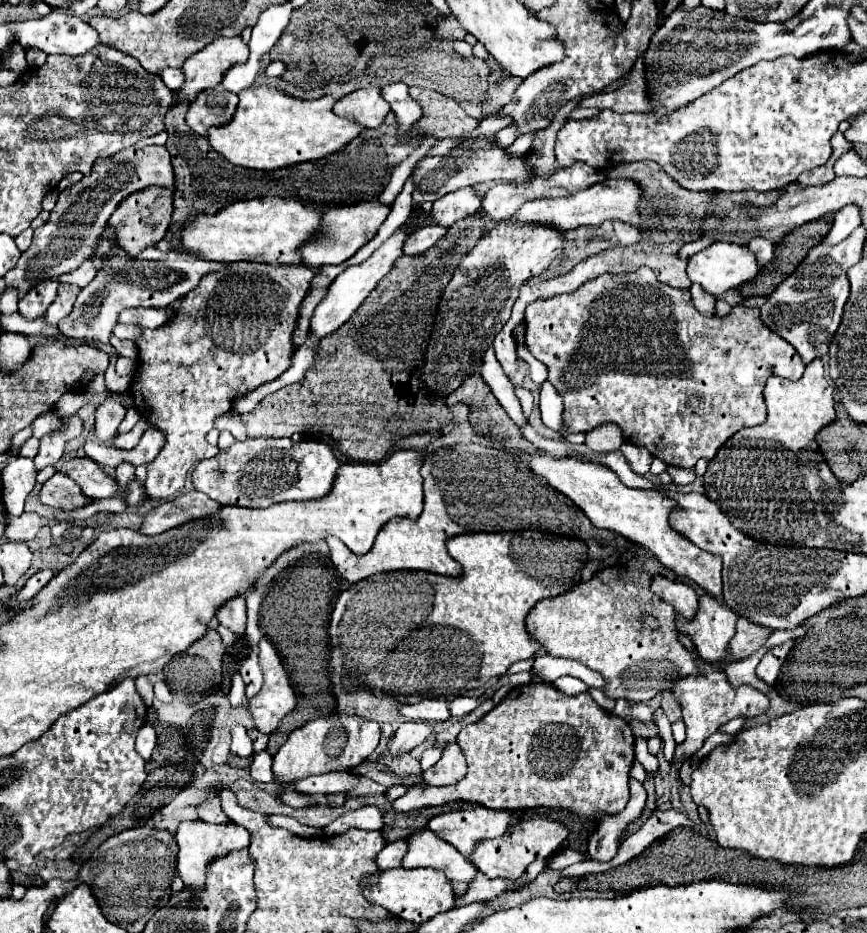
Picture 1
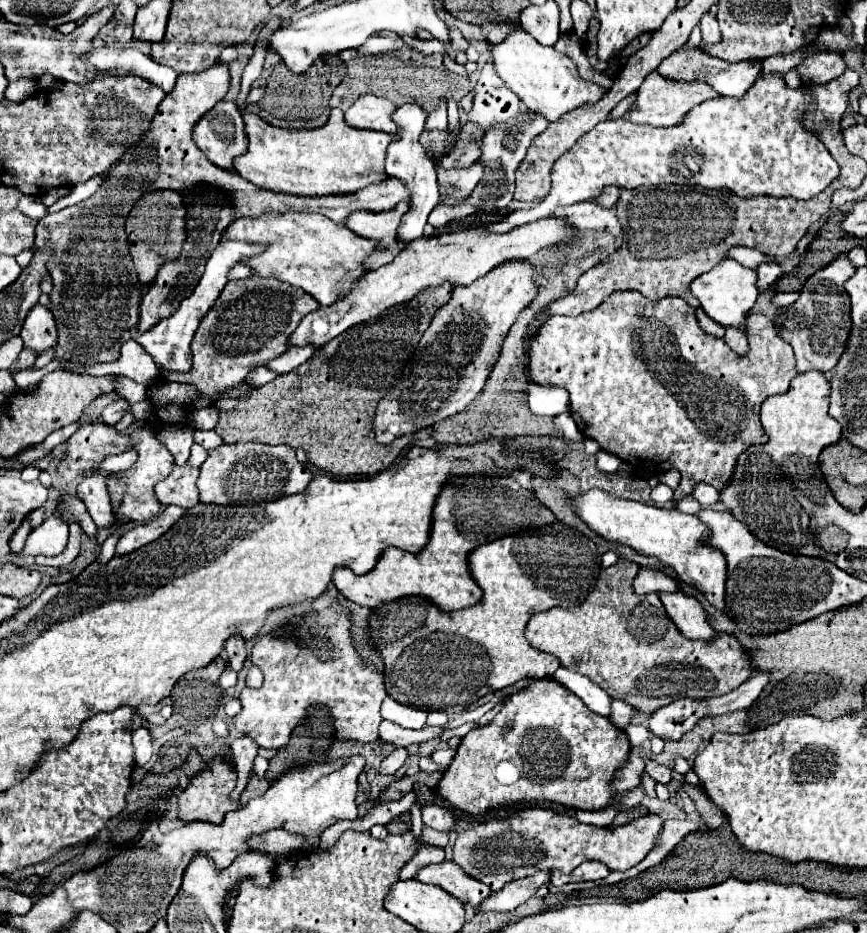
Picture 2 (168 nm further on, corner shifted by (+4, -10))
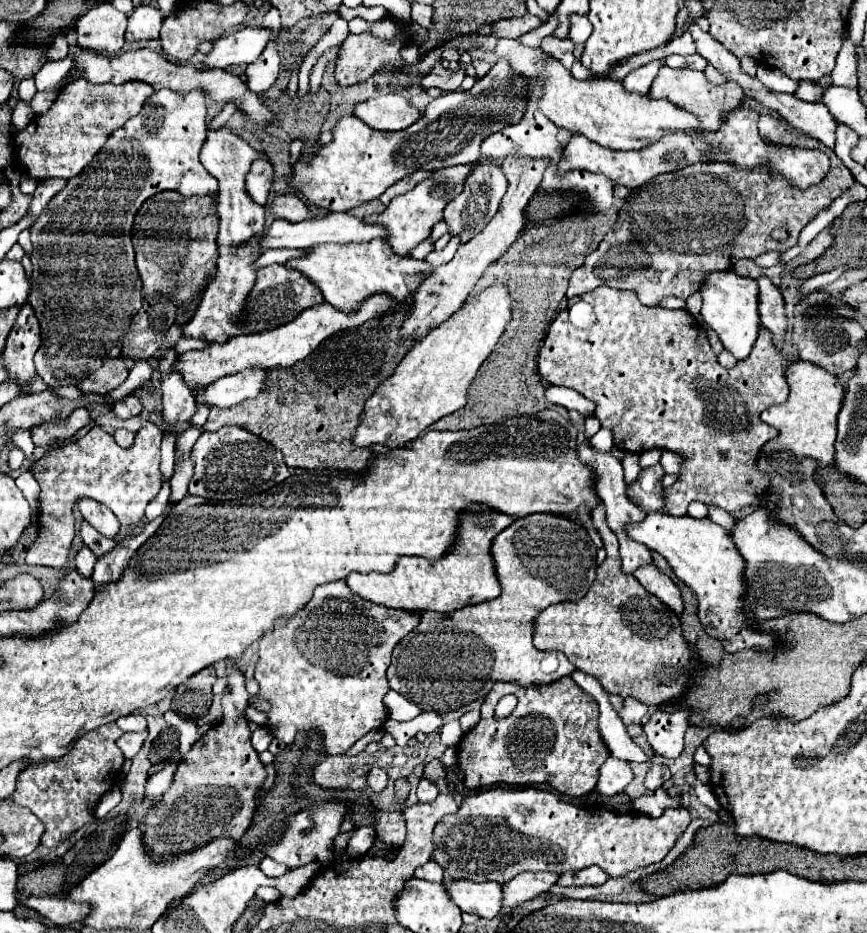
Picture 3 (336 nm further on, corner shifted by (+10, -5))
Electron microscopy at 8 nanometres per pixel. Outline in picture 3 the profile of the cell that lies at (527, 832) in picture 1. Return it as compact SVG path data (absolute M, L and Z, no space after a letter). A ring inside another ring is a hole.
M495 788L487 792L479 792L473 796L467 796L463 804L459 806L457 814L449 814L437 824L435 830L435 842L437 850L433 852L433 860L439 862L451 878L469 878L475 882L497 882L507 884L511 878L515 878L521 872L577 872L581 868L587 868L591 864L597 864L603 868L609 876L623 876L639 866L649 866L653 862L659 862L667 856L667 852L673 848L677 834L681 834L691 814L685 808L667 808L659 818L651 818L645 814L615 814L609 810L603 810L603 814L593 814L601 810L585 810L579 806L573 806L569 802L559 800L553 792L543 792L537 788L527 790L505 790Z

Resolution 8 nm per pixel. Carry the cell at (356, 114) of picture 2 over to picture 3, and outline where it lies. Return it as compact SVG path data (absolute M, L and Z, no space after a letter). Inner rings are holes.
M397 92L377 100L357 102L353 114L375 130L401 130L419 118L419 110Z

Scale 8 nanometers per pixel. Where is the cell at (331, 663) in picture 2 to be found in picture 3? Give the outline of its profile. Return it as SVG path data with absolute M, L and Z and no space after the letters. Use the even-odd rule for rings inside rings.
M345 580L321 584L315 588L313 598L293 616L279 618L275 628L269 634L263 634L259 640L259 660L255 666L255 680L261 690L257 696L251 696L249 704L257 700L269 702L267 724L265 728L285 744L295 740L299 730L319 728L325 736L327 754L335 756L347 752L361 736L369 730L383 728L387 722L387 710L383 706L383 696L389 690L385 672L389 668L391 650L395 644L411 632L419 622L419 612L405 612L385 608L373 602L367 602L353 594Z

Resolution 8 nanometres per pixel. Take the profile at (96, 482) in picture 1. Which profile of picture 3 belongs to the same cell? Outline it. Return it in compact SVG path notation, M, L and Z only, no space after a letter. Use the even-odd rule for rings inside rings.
M81 498L81 500L77 502L77 506L79 506L83 518L85 518L97 532L101 532L101 534L107 536L107 538L115 538L115 536L117 536L121 524L119 524L119 520L115 518L115 514L113 514L107 506L103 506L101 502L97 502L97 500L93 500L93 498Z

